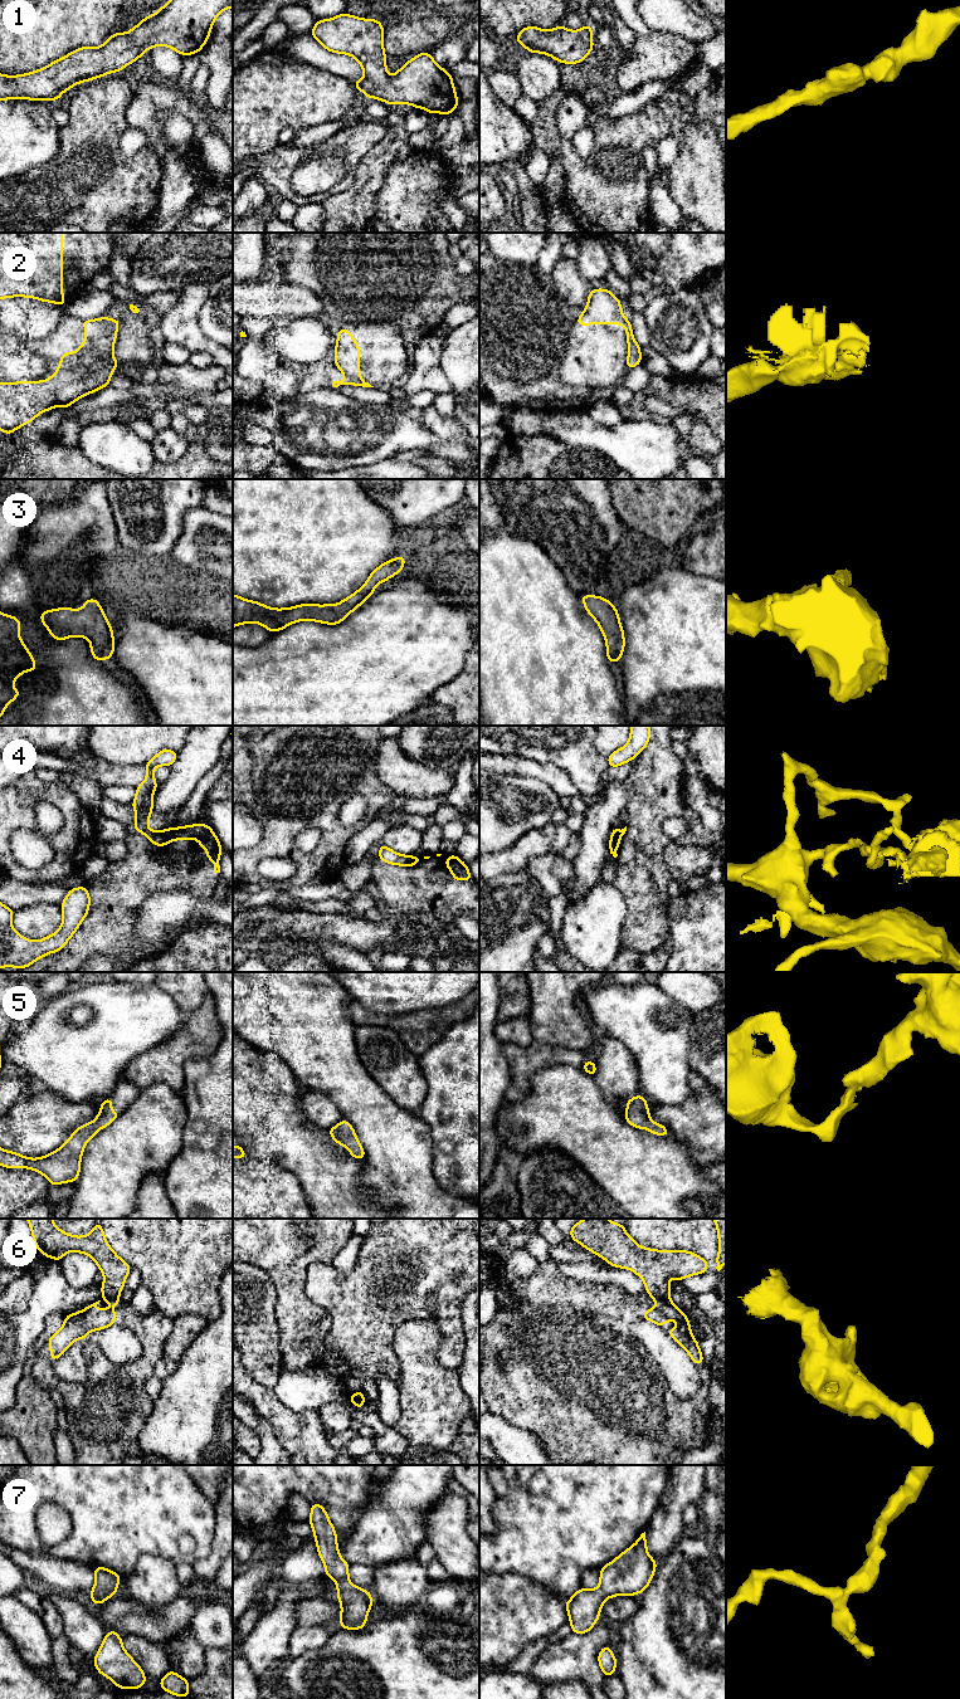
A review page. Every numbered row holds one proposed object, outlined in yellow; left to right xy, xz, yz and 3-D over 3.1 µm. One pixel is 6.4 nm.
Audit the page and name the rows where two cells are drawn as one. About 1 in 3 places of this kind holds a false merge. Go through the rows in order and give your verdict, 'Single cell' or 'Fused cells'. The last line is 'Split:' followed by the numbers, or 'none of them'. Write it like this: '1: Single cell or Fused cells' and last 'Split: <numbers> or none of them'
1: Single cell
2: Fused cells
3: Single cell
4: Fused cells
5: Single cell
6: Fused cells
7: Single cell
Split: 2, 4, 6

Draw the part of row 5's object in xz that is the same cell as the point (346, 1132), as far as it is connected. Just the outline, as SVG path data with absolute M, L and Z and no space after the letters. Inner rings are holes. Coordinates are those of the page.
M342 1119L336 1127L328 1128L331 1138L346 1147L350 1154L357 1159L365 1158L365 1151L355 1134L355 1129L349 1121Z

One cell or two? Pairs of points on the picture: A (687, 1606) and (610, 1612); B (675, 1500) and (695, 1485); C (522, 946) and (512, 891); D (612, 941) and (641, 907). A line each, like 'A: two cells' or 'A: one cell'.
A: two cells
B: one cell
C: one cell
D: two cells

